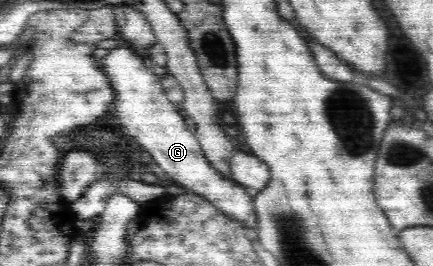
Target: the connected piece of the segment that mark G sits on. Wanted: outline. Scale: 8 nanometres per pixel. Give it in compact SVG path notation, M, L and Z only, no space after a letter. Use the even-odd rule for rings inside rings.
M117 46L109 49L107 56L99 61L99 66L114 88L114 103L121 131L135 138L135 142L149 152L169 180L204 196L225 215L257 230L254 198L245 192L245 187L223 175L206 159L198 137L185 124L184 116L176 109L176 103L168 99L161 78L153 73L145 55L130 47Z

